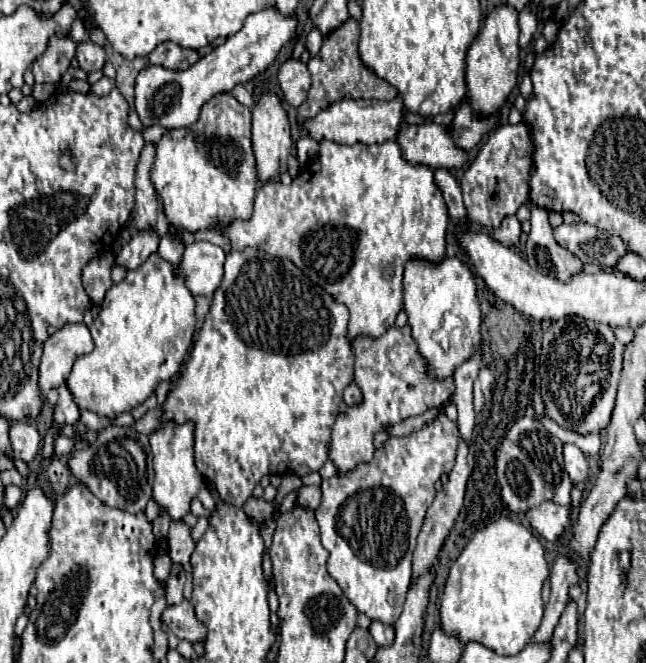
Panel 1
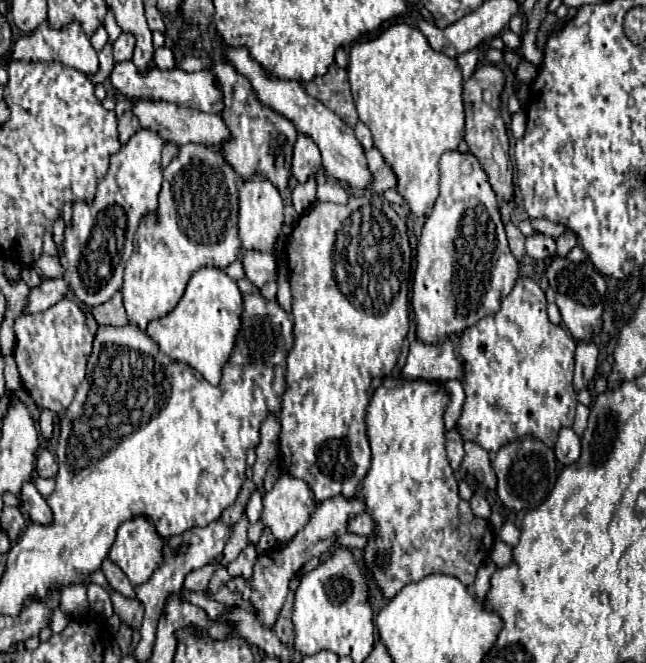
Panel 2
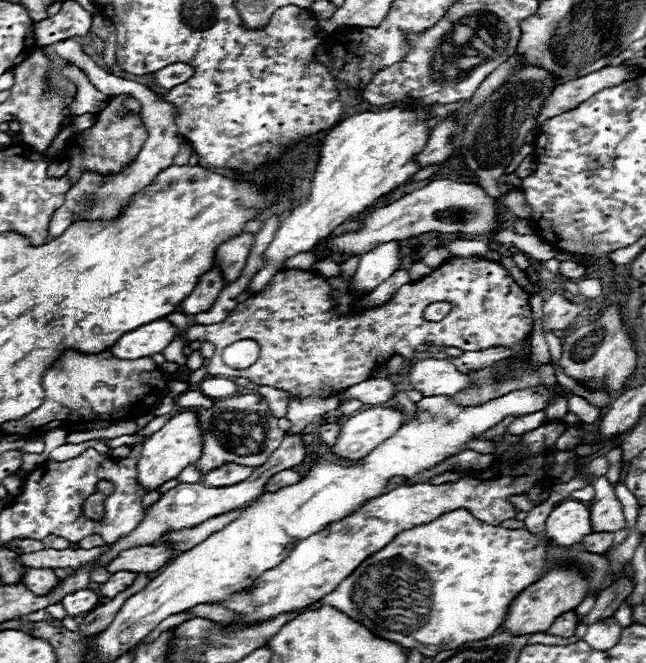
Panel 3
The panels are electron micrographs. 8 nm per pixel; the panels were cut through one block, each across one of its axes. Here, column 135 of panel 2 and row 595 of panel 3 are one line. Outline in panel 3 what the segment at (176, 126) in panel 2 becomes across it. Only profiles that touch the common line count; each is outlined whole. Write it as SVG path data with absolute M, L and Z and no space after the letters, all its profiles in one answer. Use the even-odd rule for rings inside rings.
M126 570L116 572L104 584L100 584L100 594L114 598L120 590L126 590L134 582L134 578L136 578L136 572L126 572Z

